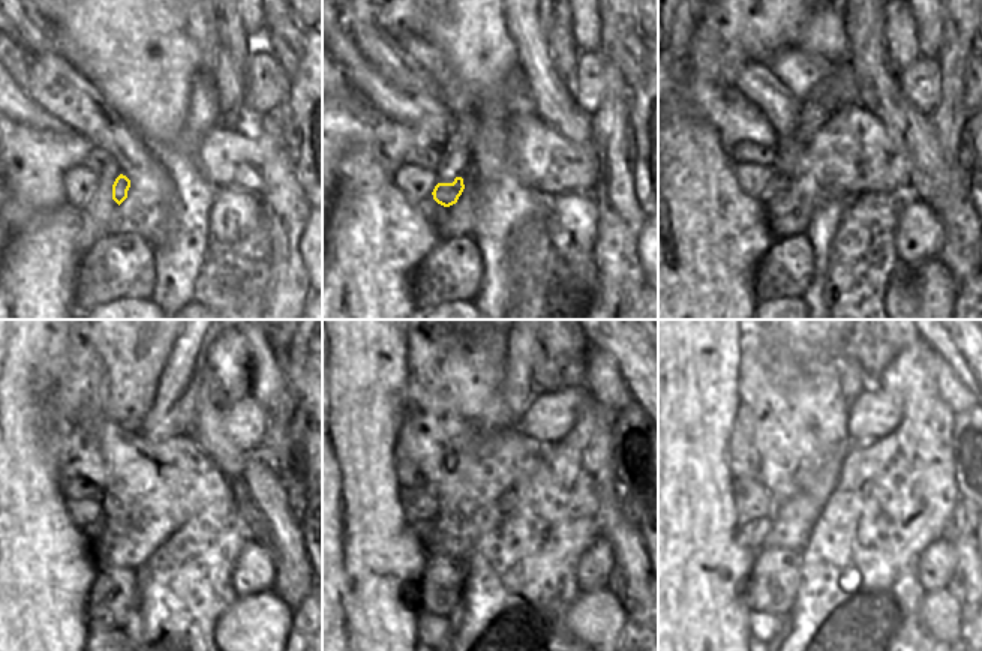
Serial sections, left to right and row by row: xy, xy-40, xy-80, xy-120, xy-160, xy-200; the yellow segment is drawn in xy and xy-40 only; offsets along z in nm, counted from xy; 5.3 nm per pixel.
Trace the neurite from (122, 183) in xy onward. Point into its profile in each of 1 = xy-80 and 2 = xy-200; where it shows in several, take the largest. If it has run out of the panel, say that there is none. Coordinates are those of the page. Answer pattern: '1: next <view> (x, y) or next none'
1: next xy-80 (777, 182)
2: next xy-200 (753, 534)

